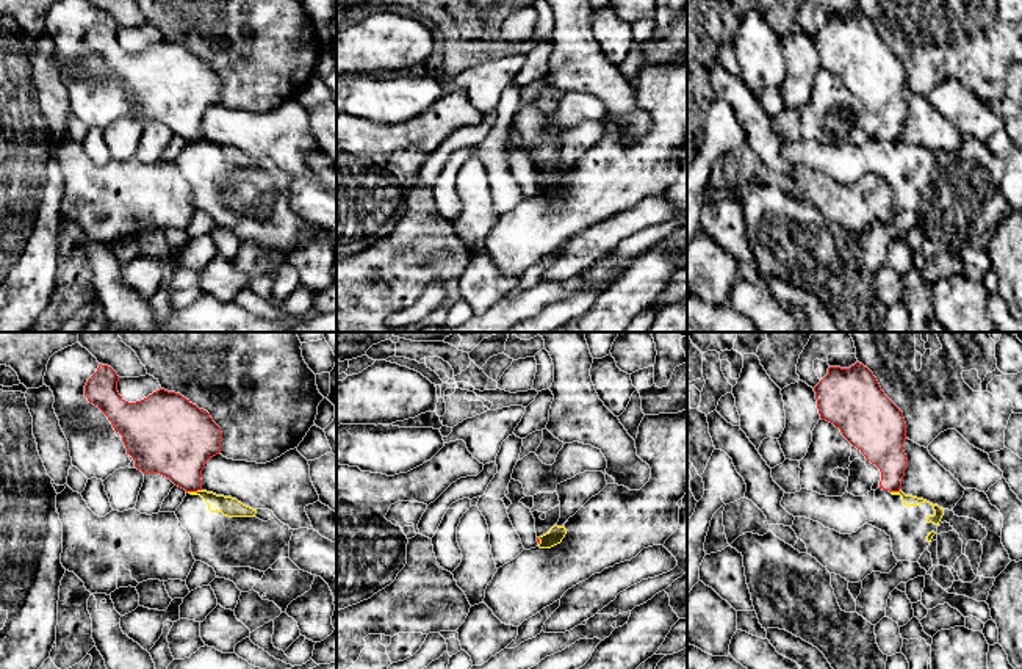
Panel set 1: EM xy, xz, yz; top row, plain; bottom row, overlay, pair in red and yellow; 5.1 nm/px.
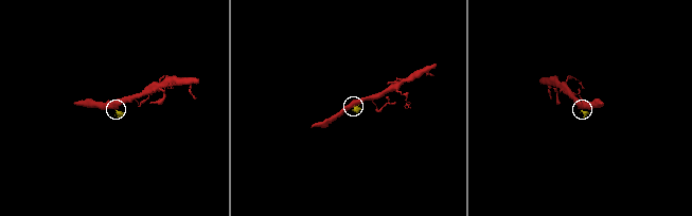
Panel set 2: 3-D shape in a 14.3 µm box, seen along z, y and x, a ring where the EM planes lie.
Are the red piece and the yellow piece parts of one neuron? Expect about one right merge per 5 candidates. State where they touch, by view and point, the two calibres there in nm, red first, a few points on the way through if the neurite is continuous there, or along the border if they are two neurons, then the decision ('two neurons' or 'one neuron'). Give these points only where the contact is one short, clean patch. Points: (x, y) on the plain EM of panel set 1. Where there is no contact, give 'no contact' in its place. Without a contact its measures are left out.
meets red in xy at (193, 140); 340 nm thick on the red side, 100 nm on the other; border along xy (201, 138), (187, 141); two neurons

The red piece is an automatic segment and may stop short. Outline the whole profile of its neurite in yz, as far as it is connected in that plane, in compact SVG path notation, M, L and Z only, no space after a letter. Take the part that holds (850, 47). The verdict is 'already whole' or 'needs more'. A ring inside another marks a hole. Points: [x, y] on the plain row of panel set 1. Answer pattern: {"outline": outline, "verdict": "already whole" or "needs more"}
{"outline": "M859 11L850 17L829 16L814 41L820 67L839 77L842 85L880 118L878 138L900 141L908 116L903 100L906 72L903 61L884 44L873 22Z", "verdict": "already whole"}

